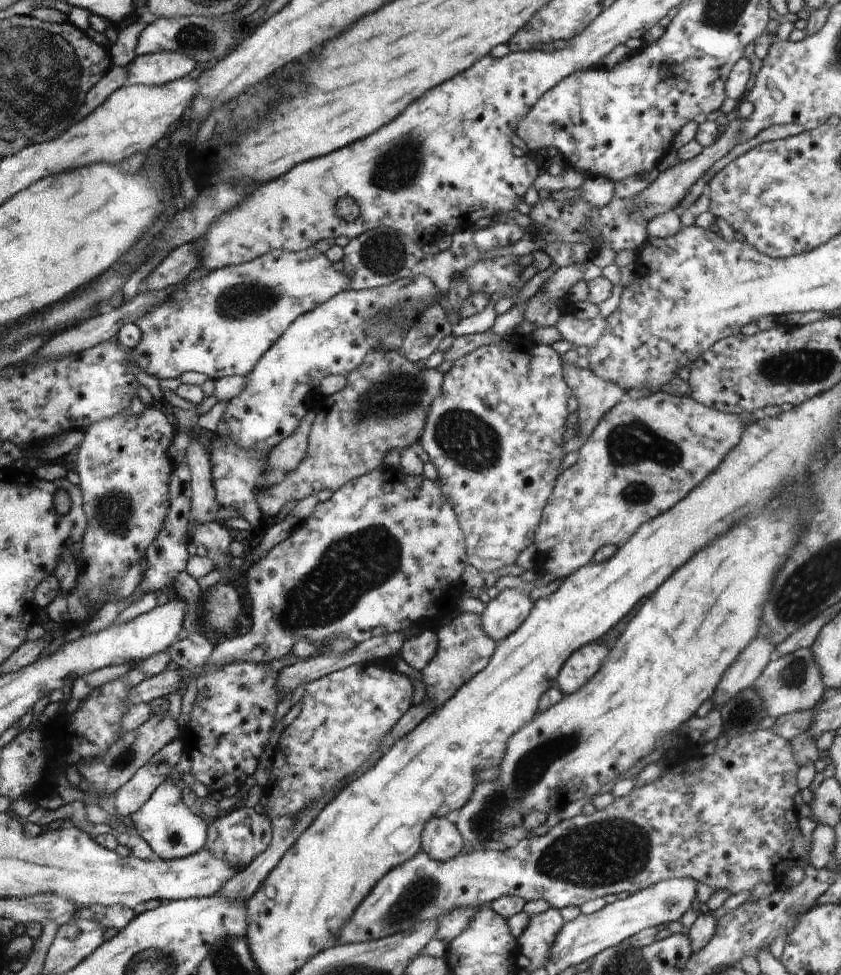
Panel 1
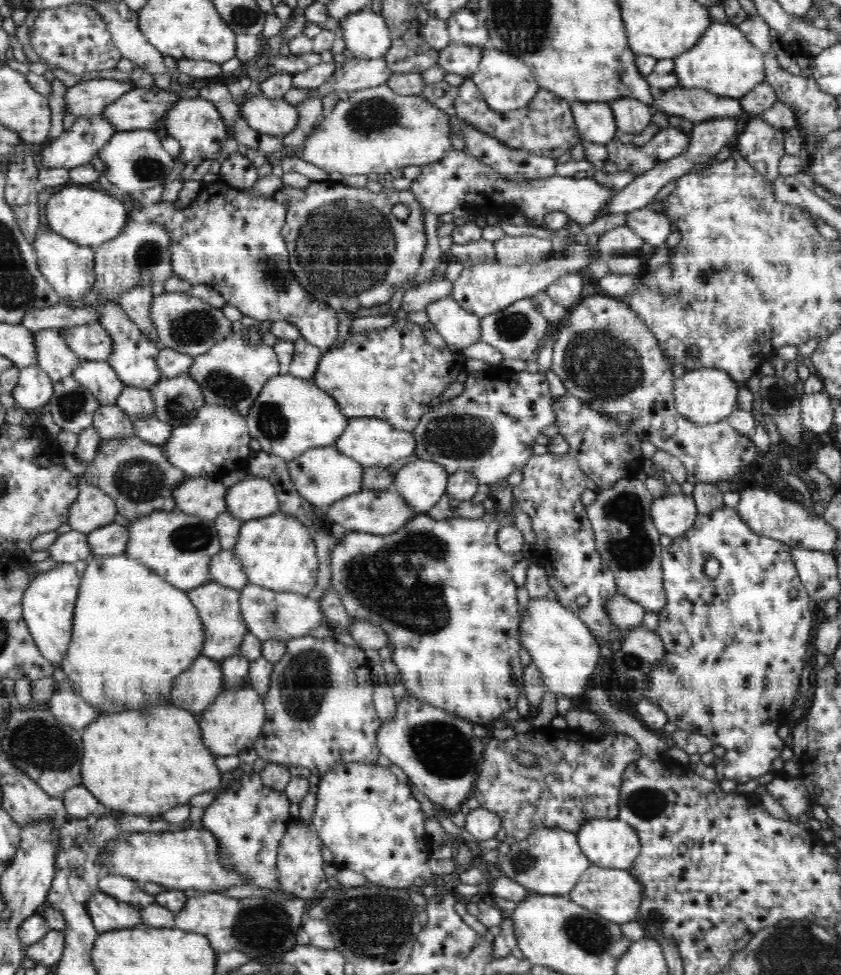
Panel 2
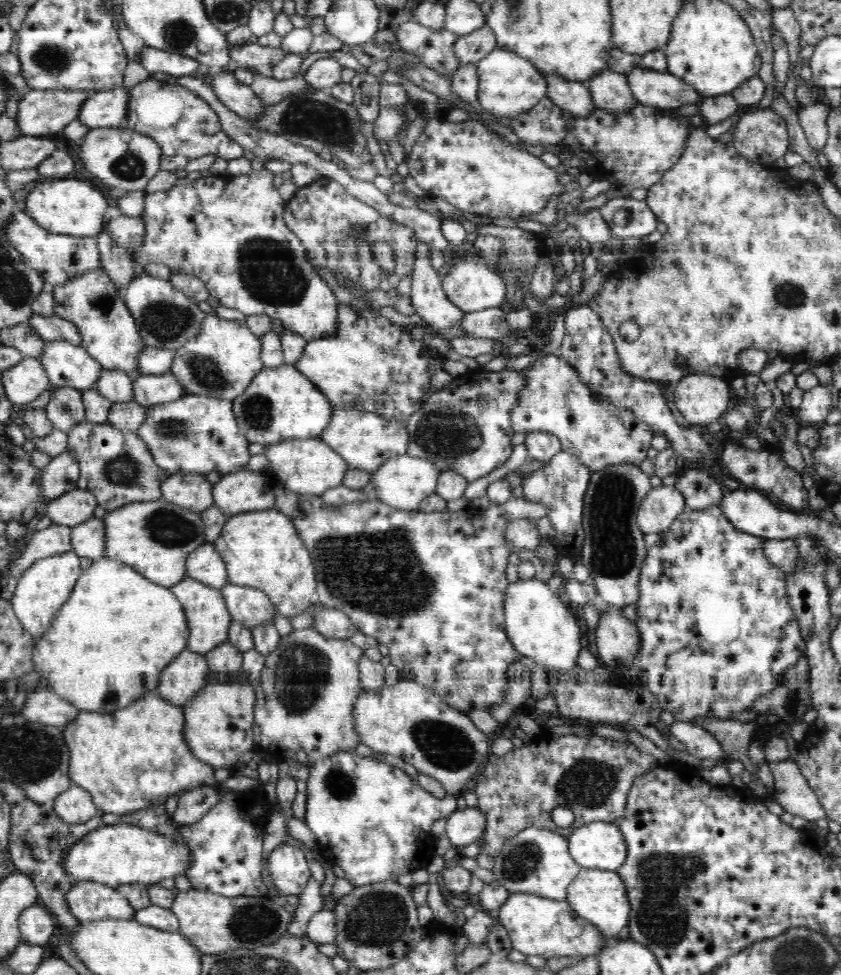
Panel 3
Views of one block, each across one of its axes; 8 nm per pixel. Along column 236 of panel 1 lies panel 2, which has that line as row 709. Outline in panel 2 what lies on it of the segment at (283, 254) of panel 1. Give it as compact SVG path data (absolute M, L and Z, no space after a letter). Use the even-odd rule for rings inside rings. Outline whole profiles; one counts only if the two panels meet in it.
M304 635L287 640L282 658L273 663L270 688L262 696L265 723L253 746L260 758L269 763L308 768L311 774L318 776L340 764L377 764L379 748L375 738L381 720L373 701L376 684L372 681L371 664L364 651L360 646L346 646L329 637Z

